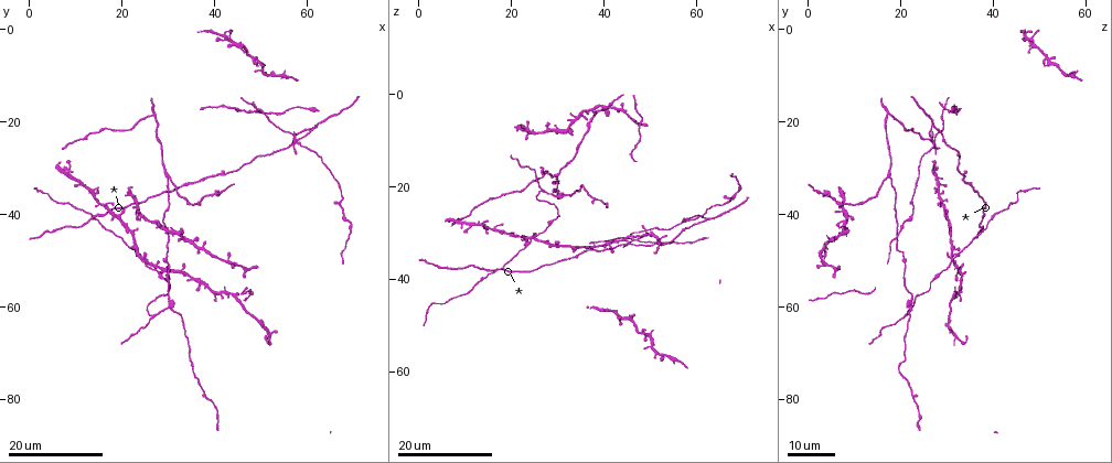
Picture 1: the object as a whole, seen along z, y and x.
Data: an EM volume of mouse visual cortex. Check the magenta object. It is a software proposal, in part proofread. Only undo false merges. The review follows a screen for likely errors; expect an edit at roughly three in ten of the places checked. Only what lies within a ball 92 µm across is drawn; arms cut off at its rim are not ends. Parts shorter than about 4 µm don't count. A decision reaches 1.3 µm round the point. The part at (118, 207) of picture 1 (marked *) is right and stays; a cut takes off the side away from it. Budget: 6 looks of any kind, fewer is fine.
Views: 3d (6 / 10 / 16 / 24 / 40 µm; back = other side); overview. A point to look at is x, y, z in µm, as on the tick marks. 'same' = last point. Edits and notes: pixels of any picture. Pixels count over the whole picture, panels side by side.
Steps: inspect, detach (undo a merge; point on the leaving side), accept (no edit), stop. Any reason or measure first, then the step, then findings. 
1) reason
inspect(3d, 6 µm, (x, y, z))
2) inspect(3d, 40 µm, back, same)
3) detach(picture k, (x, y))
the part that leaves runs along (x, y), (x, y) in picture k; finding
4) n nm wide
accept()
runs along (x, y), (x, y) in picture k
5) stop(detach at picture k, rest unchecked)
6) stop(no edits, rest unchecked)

arms part here
inspect(3d, 24 µm, (26.5, 62.5, 21.0))

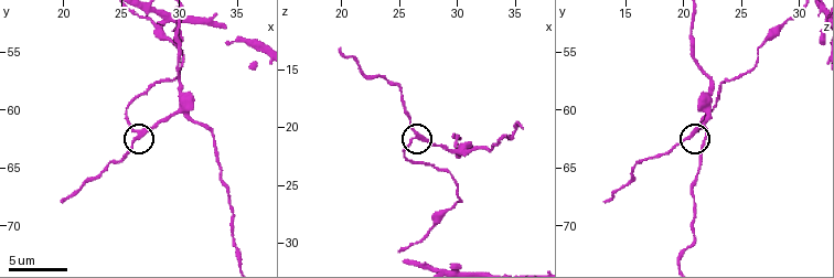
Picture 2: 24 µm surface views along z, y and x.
inspect(3d, 10 µm, (26.8, 62.2, 21.0))

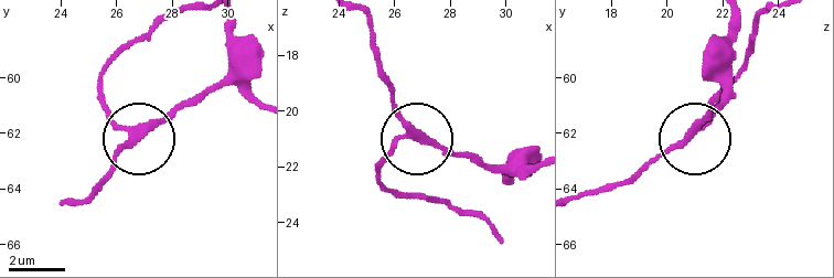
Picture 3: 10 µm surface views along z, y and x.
3 arms
accept()
one neuron here

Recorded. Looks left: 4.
inspect(3d, 16 µm, (47.5, 57.0, 5.5))

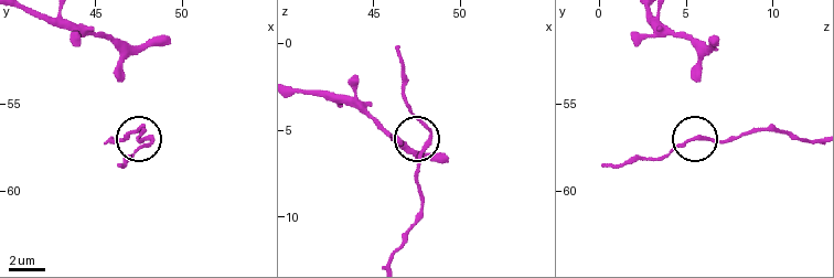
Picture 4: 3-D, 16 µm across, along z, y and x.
zoom in
inspect(3d, 6 µm, (48.1, 56.9, 5.8))

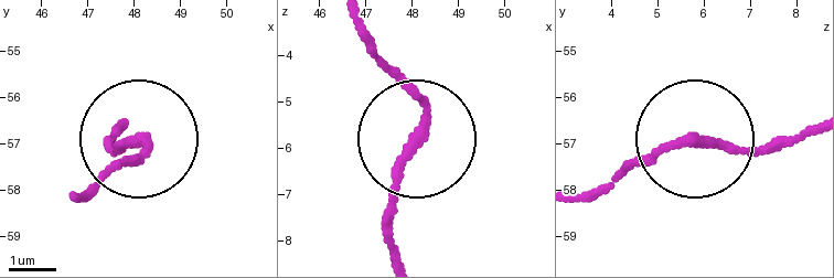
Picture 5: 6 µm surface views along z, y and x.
accept()
all the same neuron

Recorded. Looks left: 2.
inspect(3d, 16 µm, (36.0, 37.5, 9.0))

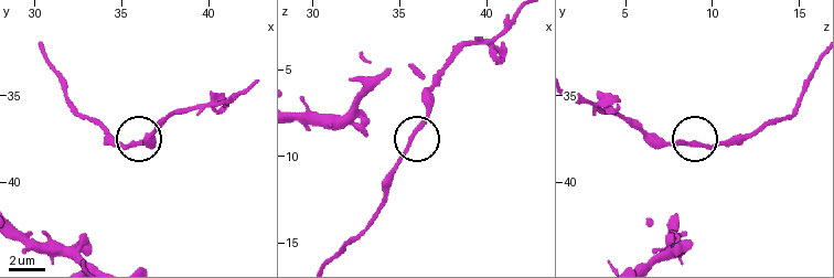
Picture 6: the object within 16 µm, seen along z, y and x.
closer look
inspect(3d, 10 µm, (35.8, 37.8, 9.0))

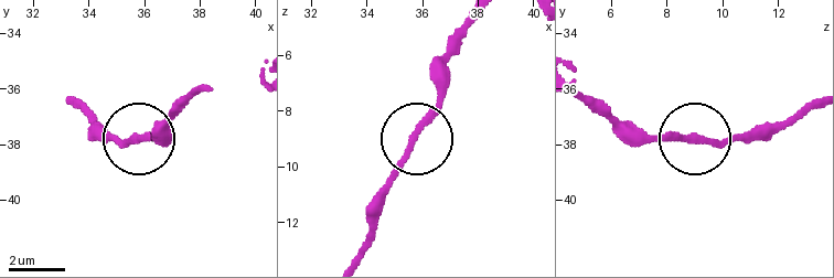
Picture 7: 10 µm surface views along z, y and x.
accept()
runs along (68, 102), (106, 137), (166, 137) in picture 7; one neuron here

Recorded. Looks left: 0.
stop(no edits, rest unchecked)

